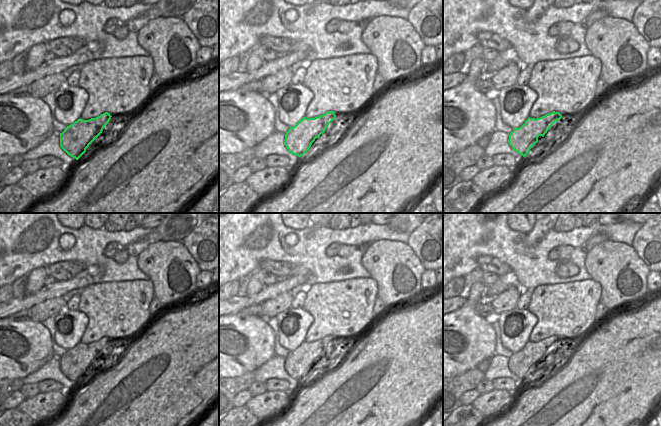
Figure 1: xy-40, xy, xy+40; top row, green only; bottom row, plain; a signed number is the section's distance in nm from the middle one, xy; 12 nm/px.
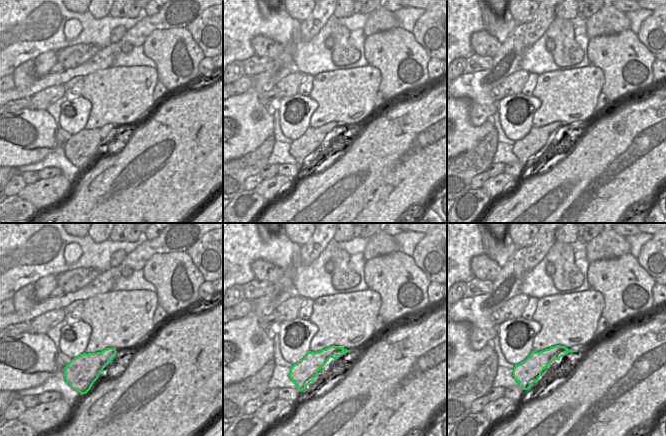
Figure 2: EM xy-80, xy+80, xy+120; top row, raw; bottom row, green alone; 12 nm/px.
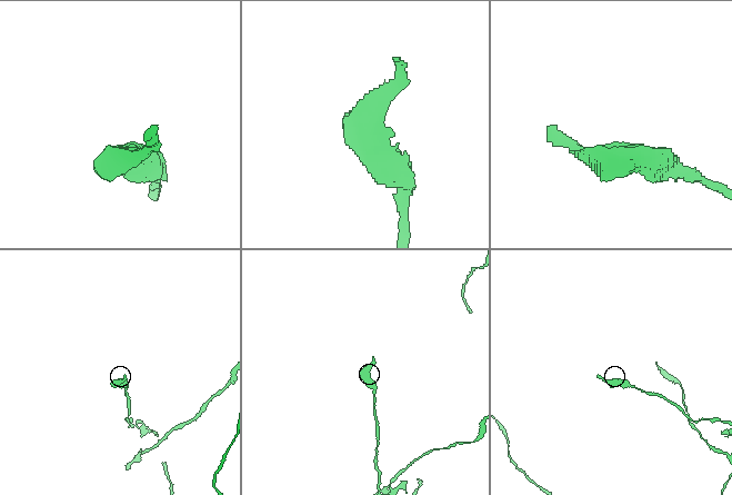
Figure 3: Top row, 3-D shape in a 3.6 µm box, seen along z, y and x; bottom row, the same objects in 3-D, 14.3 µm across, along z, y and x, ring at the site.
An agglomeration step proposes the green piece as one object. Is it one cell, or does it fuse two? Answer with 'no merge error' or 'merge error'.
merge error

